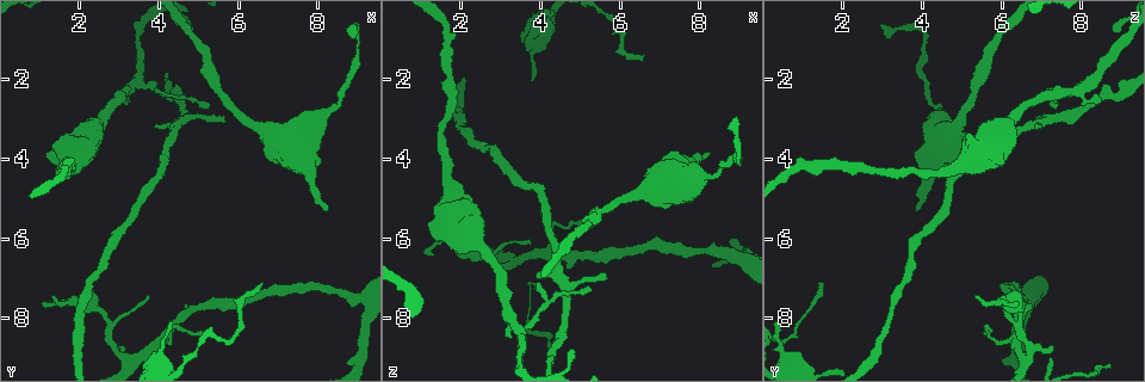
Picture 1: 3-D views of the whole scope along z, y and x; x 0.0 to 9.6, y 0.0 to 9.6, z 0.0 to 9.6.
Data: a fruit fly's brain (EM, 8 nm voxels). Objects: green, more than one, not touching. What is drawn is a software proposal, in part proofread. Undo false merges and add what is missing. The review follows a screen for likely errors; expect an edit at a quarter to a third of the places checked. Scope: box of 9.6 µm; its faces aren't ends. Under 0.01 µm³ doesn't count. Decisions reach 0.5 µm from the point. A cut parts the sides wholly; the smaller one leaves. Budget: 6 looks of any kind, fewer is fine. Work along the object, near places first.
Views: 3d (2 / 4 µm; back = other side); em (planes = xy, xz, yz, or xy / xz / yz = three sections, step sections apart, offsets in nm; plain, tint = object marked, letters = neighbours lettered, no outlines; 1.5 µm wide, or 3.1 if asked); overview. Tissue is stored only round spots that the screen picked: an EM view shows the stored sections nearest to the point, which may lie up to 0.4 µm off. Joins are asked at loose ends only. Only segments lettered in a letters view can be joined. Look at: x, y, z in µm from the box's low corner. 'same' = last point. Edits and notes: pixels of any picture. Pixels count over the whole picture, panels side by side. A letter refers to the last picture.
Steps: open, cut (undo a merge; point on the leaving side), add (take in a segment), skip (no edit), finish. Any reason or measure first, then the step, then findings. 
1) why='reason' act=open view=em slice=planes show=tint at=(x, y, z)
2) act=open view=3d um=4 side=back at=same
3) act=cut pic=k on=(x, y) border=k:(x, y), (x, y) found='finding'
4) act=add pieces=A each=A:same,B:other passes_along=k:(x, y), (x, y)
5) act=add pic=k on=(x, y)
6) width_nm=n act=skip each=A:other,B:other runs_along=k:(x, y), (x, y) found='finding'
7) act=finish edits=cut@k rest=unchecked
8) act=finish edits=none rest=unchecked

why='an open end' act=open view=em slice=yz step=8 show=letters at=(5.65, 3.05, 6.90)

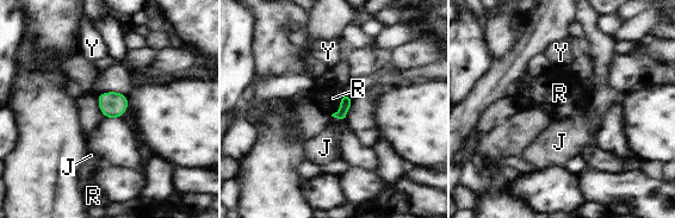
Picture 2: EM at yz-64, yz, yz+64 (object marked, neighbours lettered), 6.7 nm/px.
act=open view=em slice=planes show=letters at=same

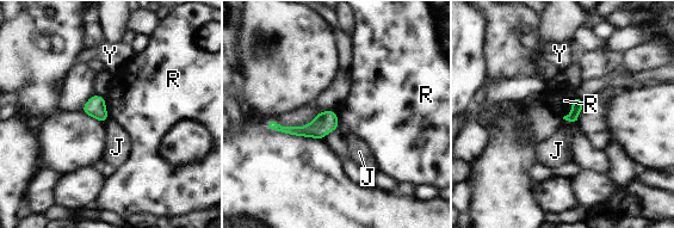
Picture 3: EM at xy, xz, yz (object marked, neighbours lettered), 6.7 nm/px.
longest_contact=R:180nm act=skip each=J:other,R:other,Y:other found='none of them fits'

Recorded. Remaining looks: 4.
why='calibre changes' act=open view=3d um=4 at=(1.70, 4.30, 4.70)

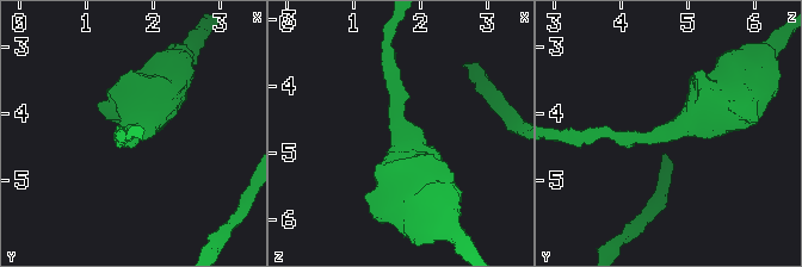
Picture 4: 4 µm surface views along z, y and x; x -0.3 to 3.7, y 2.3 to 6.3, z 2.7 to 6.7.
act=open view=em slice=planes show=tint at=(1.70, 4.25, 4.70)

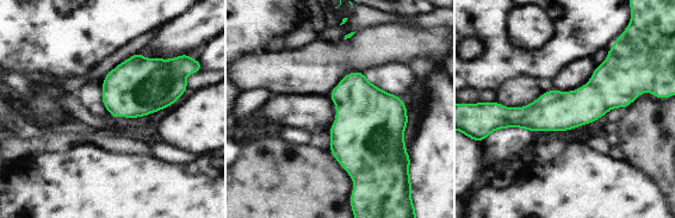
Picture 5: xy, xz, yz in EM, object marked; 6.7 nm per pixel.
act=open view=em slice=planes show=letters at=same

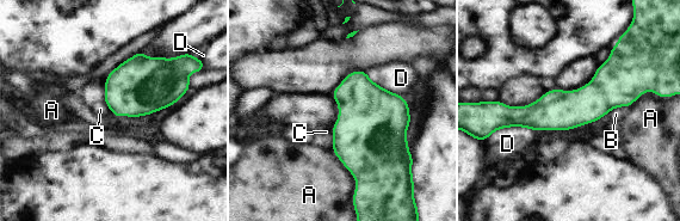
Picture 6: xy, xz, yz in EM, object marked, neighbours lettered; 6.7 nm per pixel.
width_nm=280 act=skip each=A:other,B:other,C:other,D:other border=6:(104, 100), (112, 114) found='all the same neuron'

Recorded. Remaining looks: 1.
act=finish edits=none rest=unchecked

